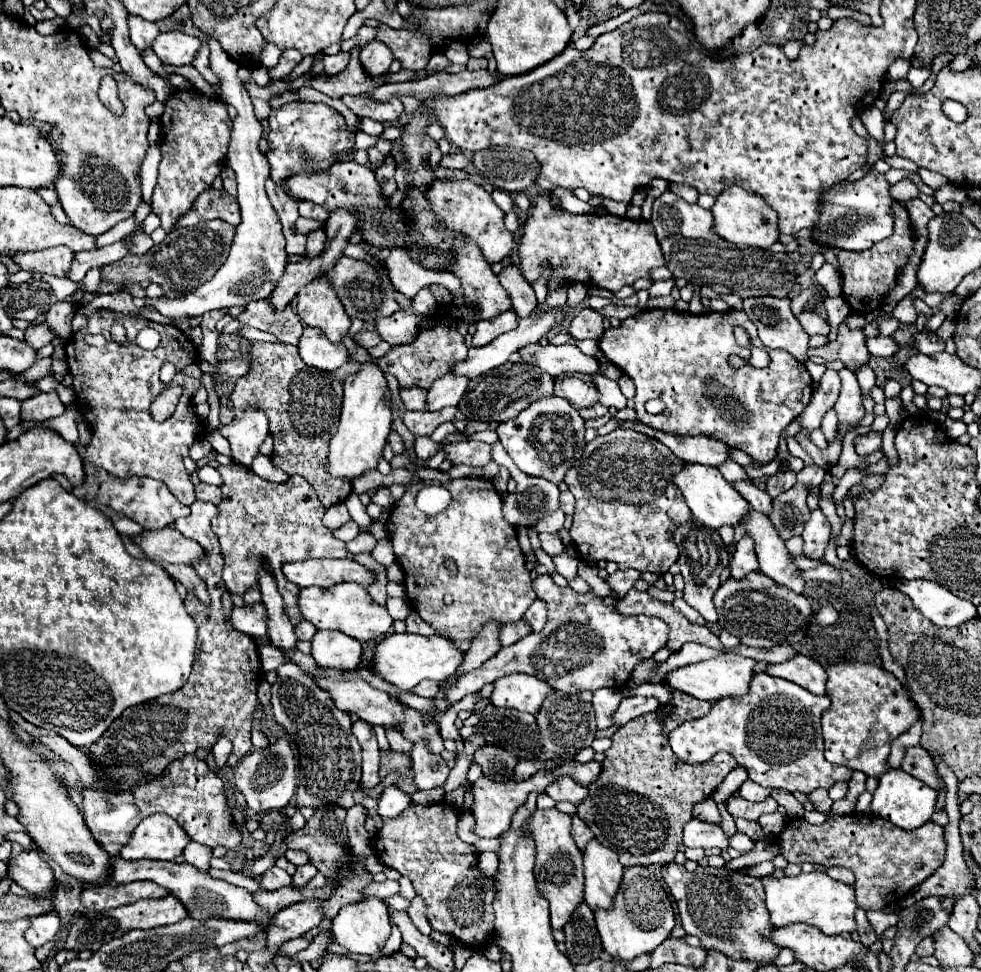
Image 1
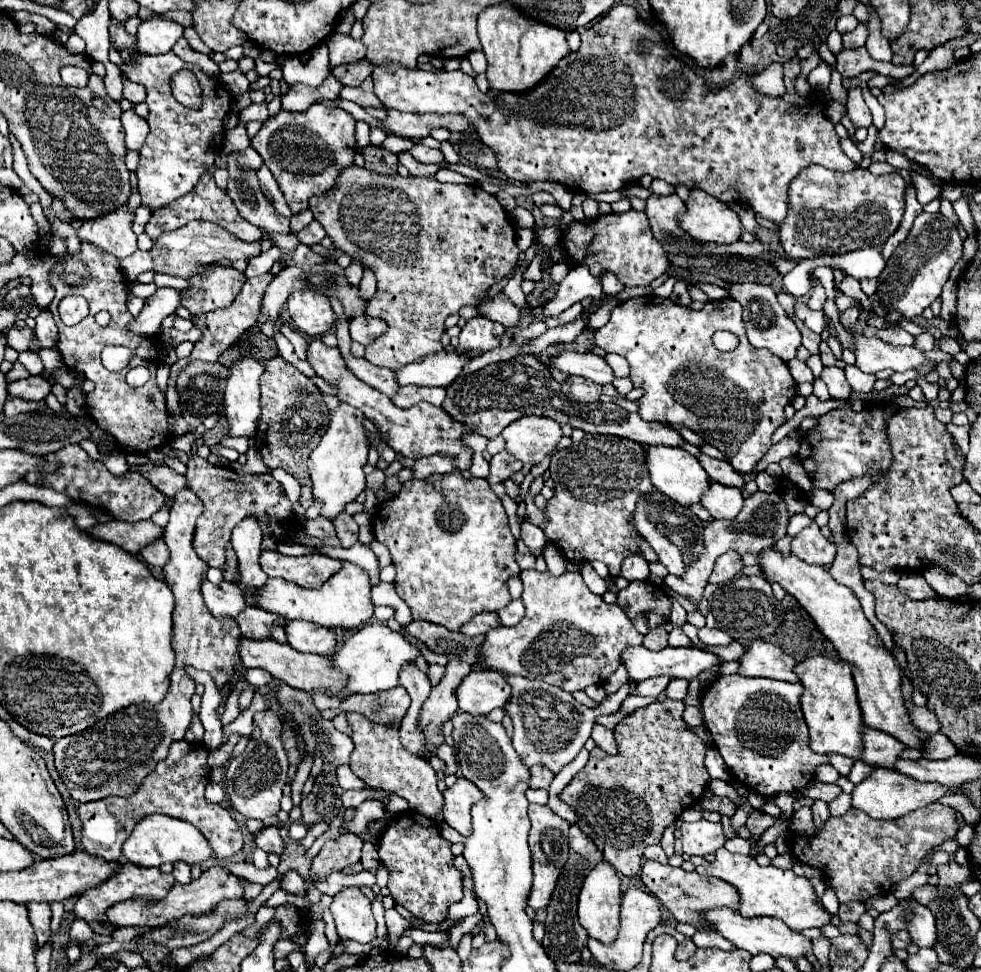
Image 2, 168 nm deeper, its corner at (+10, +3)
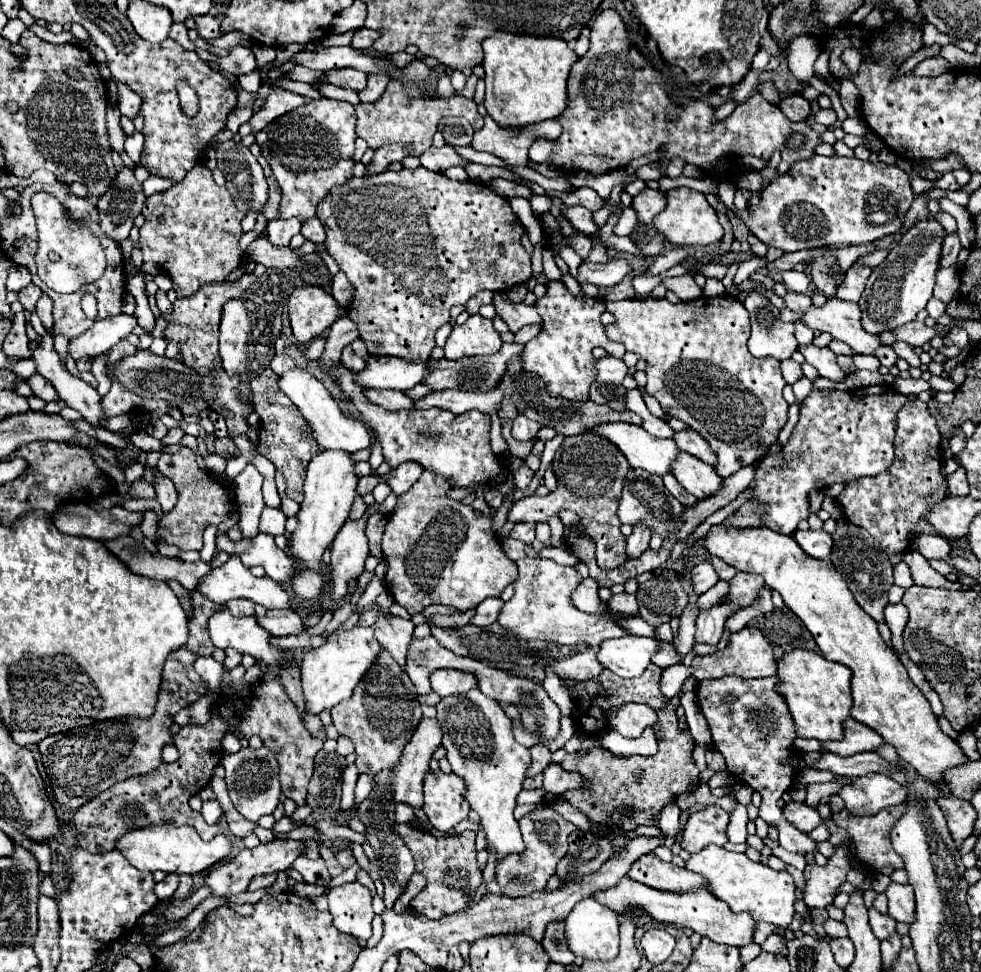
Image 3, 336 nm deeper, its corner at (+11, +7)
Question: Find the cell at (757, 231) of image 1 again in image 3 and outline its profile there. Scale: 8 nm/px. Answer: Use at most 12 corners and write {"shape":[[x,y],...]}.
{"shape":[[667,192],[655,228],[675,246],[717,244],[723,226],[705,194]]}

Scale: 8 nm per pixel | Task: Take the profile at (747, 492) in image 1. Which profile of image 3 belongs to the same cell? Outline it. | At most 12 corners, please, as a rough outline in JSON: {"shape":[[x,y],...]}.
{"shape":[[695,430],[675,432],[683,452],[717,464],[717,454]]}

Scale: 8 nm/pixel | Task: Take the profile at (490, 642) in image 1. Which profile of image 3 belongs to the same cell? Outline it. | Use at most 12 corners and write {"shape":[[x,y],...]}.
{"shape":[[423,718],[399,766],[375,776],[359,820],[373,846],[387,908],[415,872],[393,832],[397,802],[423,806],[423,778],[441,726]]}

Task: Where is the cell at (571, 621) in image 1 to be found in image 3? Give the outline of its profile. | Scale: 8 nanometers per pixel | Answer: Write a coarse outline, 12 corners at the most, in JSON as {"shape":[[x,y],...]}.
{"shape":[[521,558],[497,622],[535,668],[585,682],[603,640],[625,636],[583,614],[575,568]]}

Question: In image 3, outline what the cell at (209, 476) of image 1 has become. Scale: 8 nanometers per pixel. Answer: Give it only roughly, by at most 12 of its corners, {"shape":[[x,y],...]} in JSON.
{"shape":[[143,430],[131,434],[137,448],[145,452],[161,452],[161,440]]}

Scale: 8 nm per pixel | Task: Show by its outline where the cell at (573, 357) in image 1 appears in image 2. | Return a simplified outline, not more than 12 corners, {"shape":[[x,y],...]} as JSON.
{"shape":[[588,352],[554,358],[558,370],[612,384],[614,372],[604,358]]}

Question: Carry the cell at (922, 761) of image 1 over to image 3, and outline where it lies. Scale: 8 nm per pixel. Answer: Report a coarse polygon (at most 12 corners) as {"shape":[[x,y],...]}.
{"shape":[[849,718],[845,738],[825,742],[825,752],[853,756],[877,750],[885,740]]}

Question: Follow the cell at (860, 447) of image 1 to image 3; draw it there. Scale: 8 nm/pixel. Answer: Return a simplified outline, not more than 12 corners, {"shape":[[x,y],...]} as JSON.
{"shape":[[893,386],[813,392],[757,468],[765,526],[893,464]]}

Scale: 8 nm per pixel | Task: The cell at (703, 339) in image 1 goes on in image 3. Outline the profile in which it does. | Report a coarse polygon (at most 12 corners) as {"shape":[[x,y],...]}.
{"shape":[[735,296],[605,304],[647,394],[727,478],[787,422]]}

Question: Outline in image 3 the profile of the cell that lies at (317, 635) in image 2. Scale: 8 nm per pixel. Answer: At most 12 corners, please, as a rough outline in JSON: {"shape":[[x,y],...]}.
{"shape":[[267,610],[257,622],[277,638],[301,634],[303,618],[291,610]]}

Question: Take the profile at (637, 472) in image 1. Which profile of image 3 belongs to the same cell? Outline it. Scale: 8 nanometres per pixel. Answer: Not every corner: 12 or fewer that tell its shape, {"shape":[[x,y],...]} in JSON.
{"shape":[[585,432],[563,440],[557,490],[521,498],[513,522],[579,516],[603,570],[619,568],[625,536],[617,506],[629,462]]}

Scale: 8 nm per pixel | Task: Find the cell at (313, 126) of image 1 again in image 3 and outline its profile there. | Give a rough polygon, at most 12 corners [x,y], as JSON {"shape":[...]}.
{"shape":[[313,100],[255,134],[283,198],[315,216],[353,176],[355,108]]}

